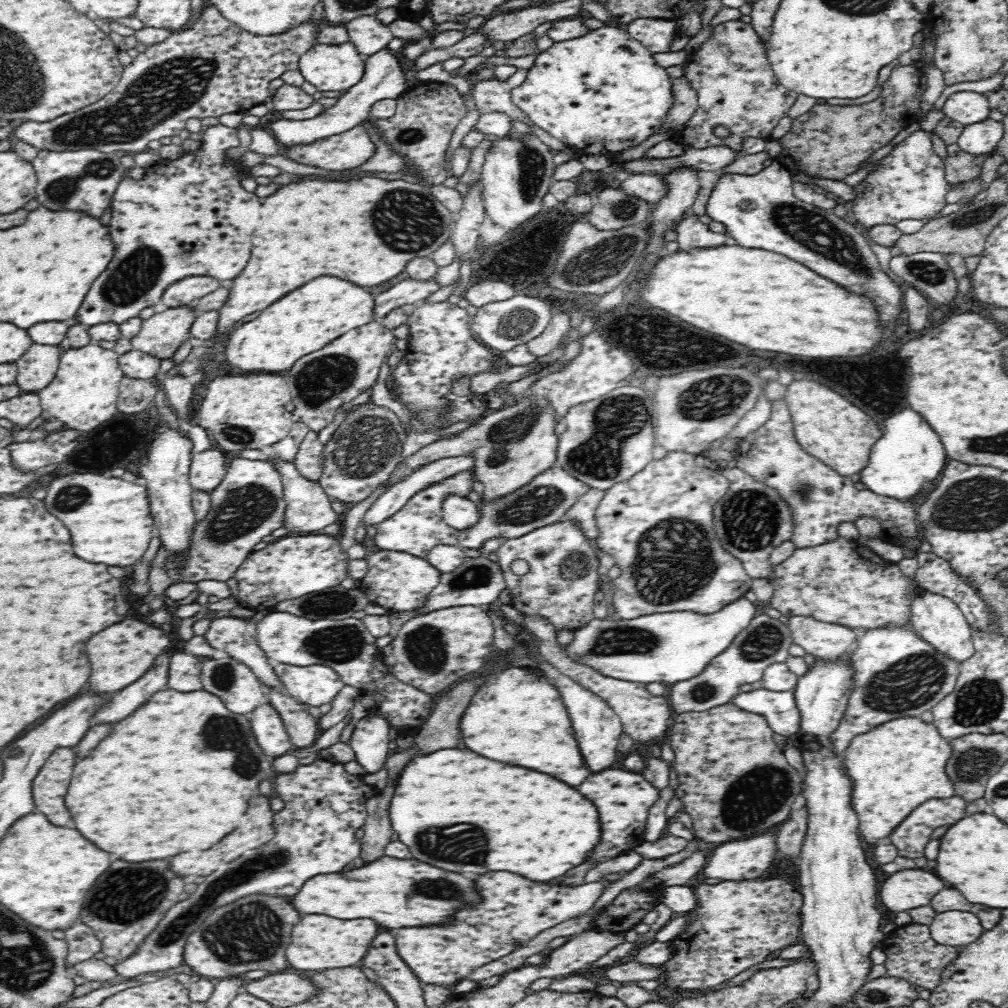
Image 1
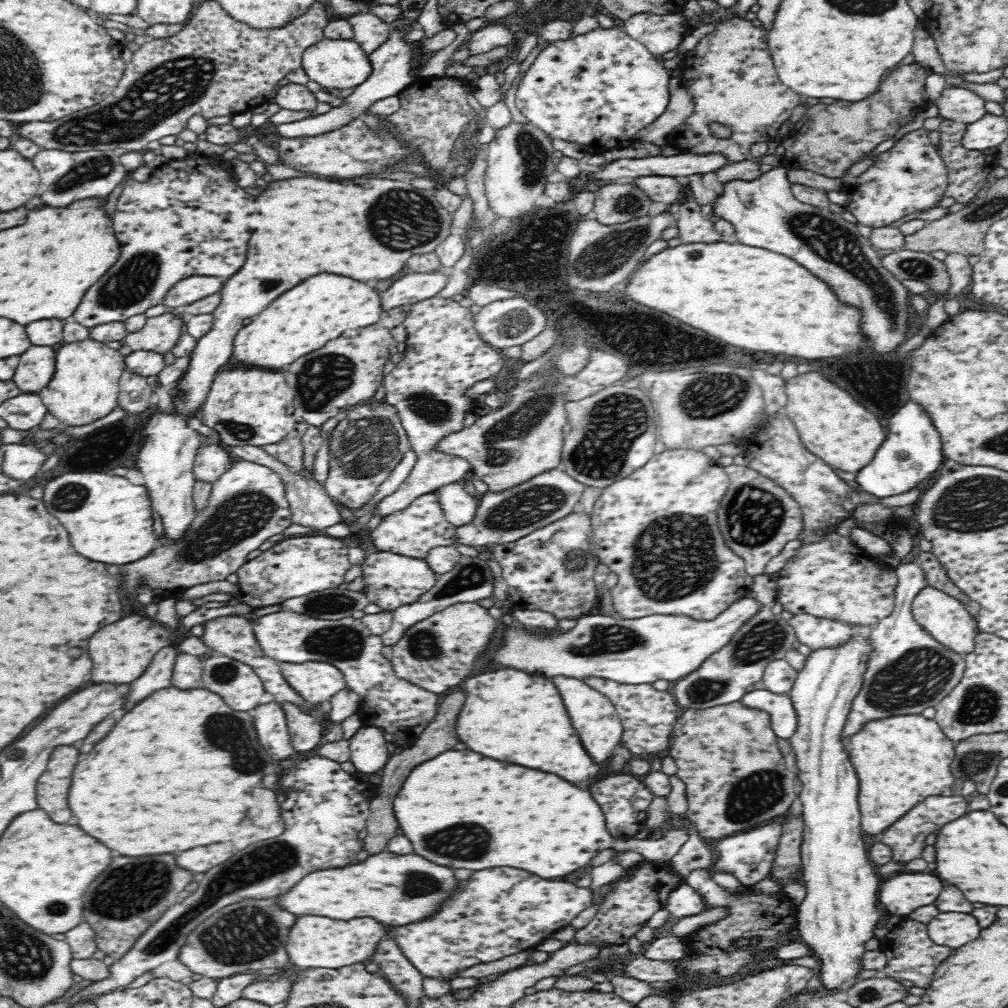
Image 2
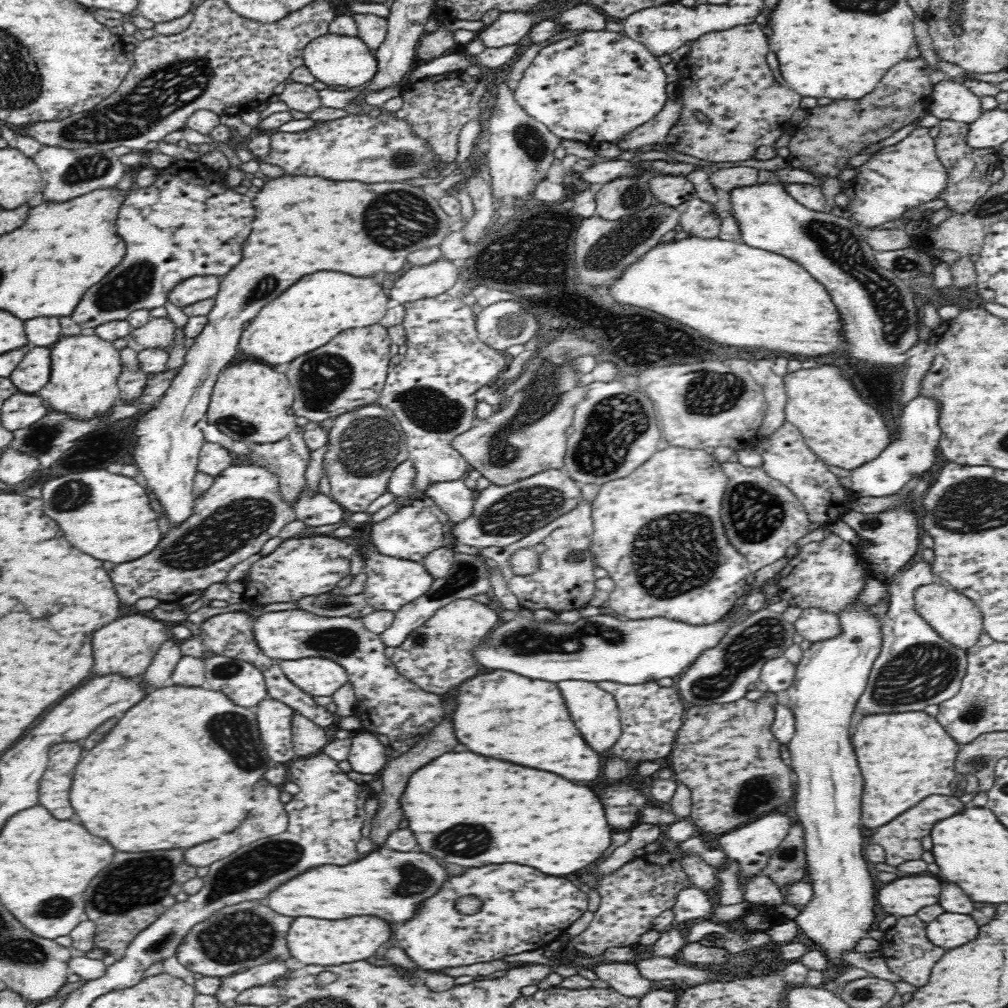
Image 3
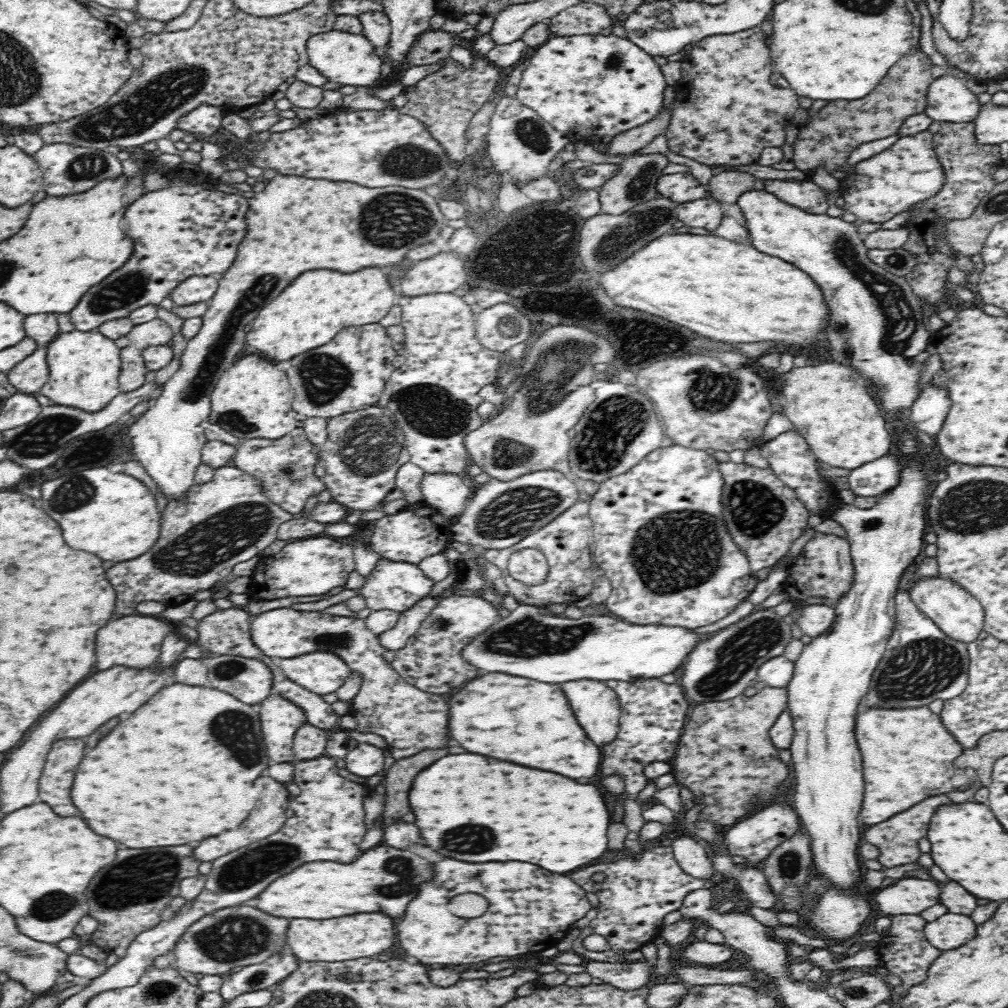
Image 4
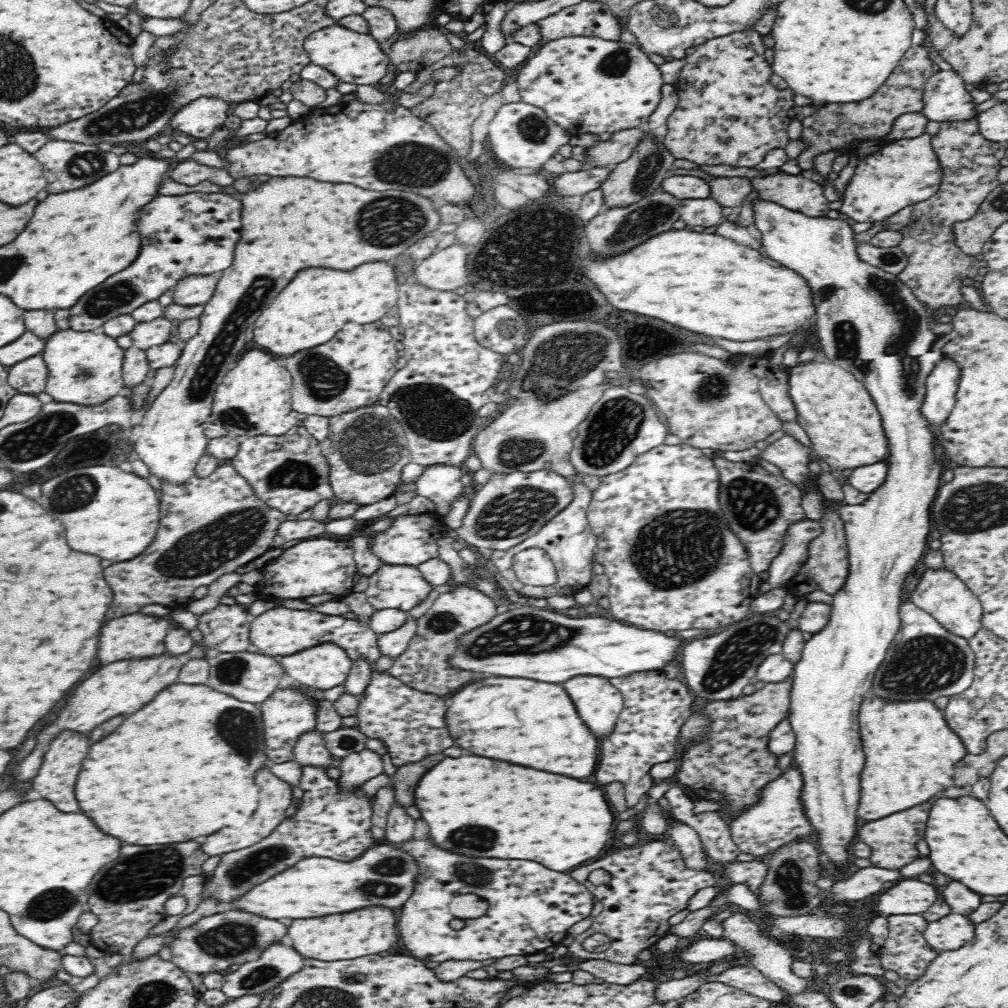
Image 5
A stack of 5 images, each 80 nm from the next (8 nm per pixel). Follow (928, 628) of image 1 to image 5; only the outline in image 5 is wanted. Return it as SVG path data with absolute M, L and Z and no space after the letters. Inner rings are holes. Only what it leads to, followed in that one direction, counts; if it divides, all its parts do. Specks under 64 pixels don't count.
M926 568L911 602L931 614L946 630L962 638L972 638L982 626L982 605L979 598L953 572L945 568Z

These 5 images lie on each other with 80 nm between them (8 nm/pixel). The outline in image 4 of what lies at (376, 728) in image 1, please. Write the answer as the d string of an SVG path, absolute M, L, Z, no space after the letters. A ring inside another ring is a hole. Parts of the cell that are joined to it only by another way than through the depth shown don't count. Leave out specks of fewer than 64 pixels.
M360 743L351 750L345 760L346 770L360 778L370 778L372 775L385 770L389 760L384 756L384 751L370 744Z

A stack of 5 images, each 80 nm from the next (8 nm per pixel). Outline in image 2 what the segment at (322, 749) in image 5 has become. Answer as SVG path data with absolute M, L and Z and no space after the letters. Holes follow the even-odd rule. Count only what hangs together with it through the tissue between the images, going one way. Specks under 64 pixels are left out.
M281 703L285 710L288 730L295 752L306 754L314 751L325 741L322 736L322 726L312 715L302 708L290 703Z

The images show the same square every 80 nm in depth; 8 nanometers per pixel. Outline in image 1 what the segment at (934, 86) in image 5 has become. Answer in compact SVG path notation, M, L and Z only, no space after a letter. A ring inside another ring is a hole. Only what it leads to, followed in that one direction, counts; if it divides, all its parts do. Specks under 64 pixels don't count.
M974 91L954 92L943 105L944 116L963 125L982 122L990 116L989 100L982 93Z

